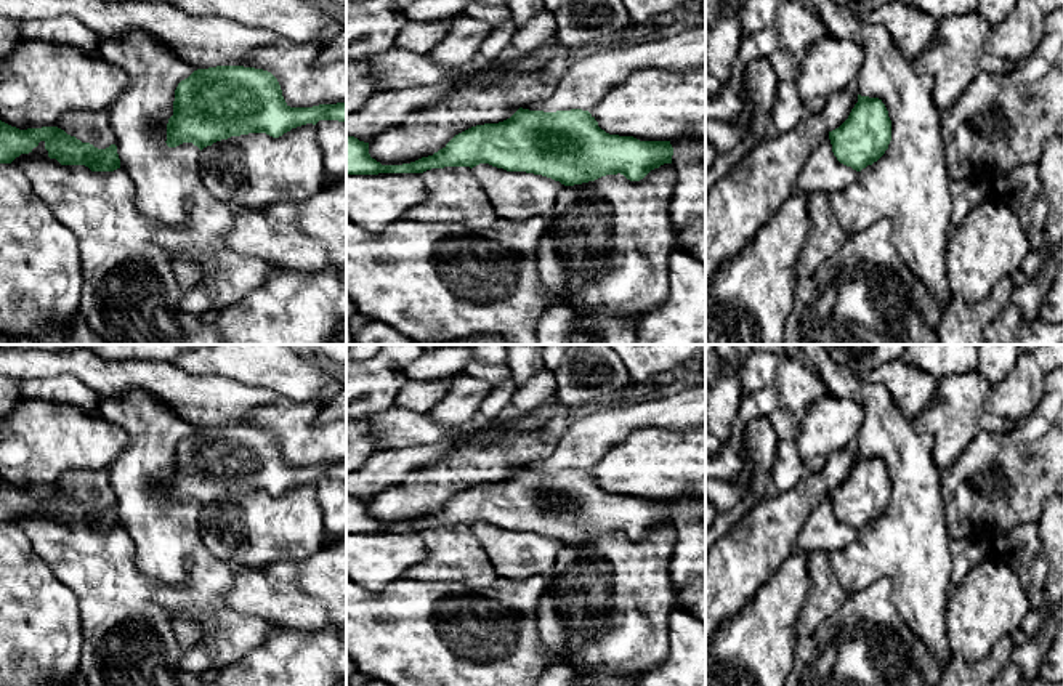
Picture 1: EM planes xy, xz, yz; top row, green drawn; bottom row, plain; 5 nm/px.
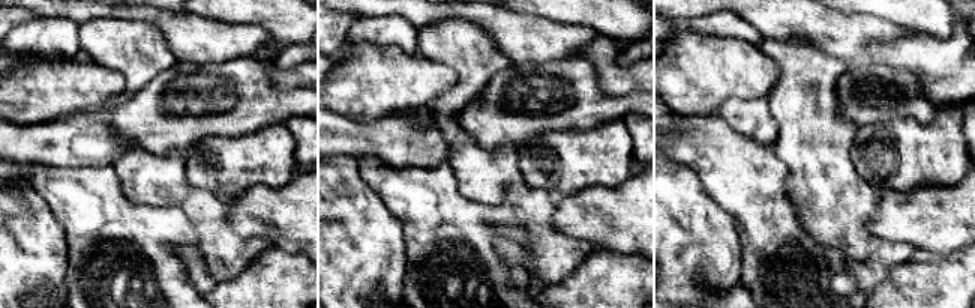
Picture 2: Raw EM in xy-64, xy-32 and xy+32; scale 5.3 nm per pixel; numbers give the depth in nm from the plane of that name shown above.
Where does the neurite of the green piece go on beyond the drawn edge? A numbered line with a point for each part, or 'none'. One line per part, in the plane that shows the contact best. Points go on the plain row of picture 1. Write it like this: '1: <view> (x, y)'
none

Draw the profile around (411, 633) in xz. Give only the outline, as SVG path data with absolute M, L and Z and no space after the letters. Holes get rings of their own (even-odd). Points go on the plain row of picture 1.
M404 577L391 582L382 591L369 591L346 579L346 656L356 662L358 672L388 686L537 686L552 660L552 656L542 646L537 628L537 606L547 585L548 577L529 577L523 580L499 577L491 587L475 591L463 583L433 583Z

